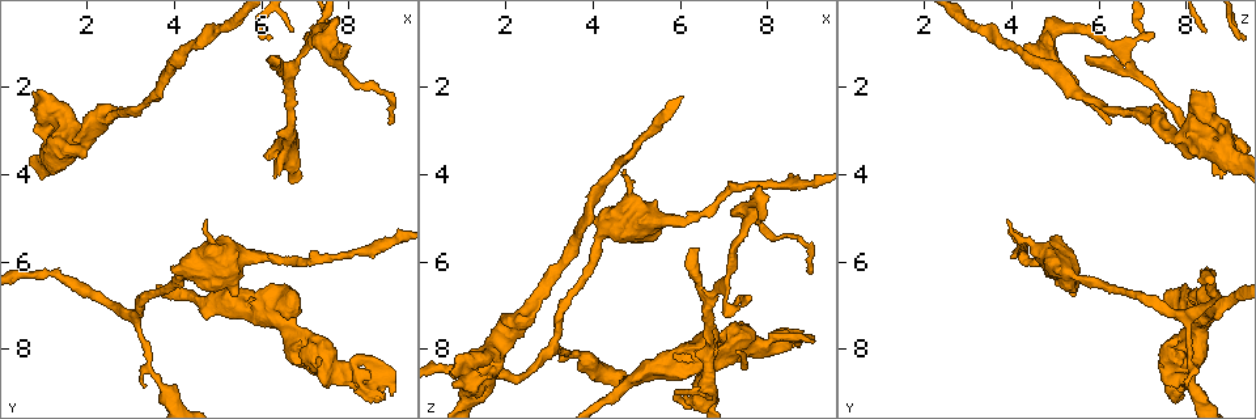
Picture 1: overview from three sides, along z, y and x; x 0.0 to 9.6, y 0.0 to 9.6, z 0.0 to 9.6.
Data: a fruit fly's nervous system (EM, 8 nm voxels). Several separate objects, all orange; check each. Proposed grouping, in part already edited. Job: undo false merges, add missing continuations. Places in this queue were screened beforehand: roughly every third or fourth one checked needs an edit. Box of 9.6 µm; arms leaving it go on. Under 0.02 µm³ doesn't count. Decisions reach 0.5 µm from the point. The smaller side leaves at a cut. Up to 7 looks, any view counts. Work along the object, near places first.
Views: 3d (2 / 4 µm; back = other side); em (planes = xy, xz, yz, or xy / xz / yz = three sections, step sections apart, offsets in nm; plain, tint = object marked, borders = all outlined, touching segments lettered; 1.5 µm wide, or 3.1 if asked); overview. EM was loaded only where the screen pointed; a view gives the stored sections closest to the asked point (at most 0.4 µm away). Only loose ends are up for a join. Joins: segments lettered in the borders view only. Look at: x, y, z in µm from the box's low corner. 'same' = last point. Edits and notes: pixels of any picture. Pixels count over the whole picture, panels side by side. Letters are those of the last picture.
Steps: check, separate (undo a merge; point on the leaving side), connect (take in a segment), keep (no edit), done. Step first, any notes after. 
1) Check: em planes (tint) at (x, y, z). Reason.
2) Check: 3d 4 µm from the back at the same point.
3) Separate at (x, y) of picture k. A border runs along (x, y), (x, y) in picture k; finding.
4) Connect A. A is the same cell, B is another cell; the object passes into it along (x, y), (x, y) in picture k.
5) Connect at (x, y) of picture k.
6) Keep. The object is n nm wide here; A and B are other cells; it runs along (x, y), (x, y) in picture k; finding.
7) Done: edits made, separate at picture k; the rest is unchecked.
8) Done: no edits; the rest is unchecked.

Check: em planes (plain) at (8.90, 2.90, 6.20). An open end.

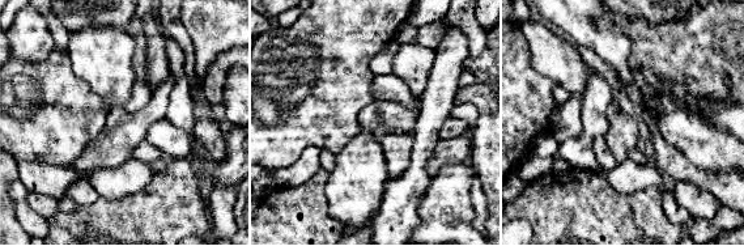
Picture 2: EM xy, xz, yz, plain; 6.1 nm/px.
Check: em planes (borders) at the same point. See the neighbours.

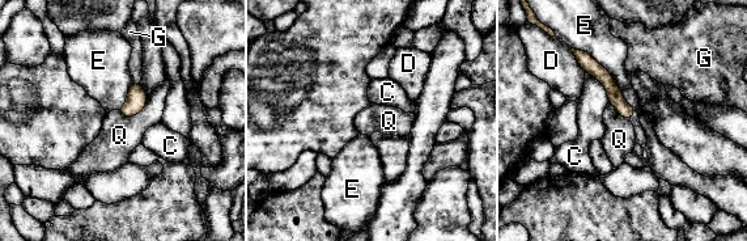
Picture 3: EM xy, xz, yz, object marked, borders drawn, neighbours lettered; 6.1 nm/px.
Keep. The object is 90 nm wide here; C, D, E, G and Q are other cells; it runs along (581, 59), (608, 83), (628, 114) in picture 3; none of them fits.

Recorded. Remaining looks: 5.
Check: em planes (borders) at (7.45, 0.75, 5.05). Sharp bend.

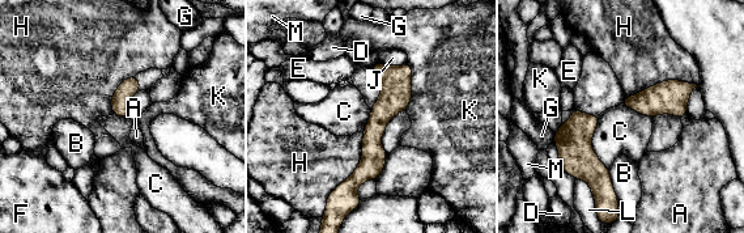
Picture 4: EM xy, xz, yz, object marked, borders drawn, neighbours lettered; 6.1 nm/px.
Keep. The longest contact is with H, 460 nm; A, B, C, D, E, F, G, H, J, K, L and M are other cells; all the same neuron.

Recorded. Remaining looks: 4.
Check: 3d 4 µm from the back at (9.10, 8.90, 7.75). An open end.

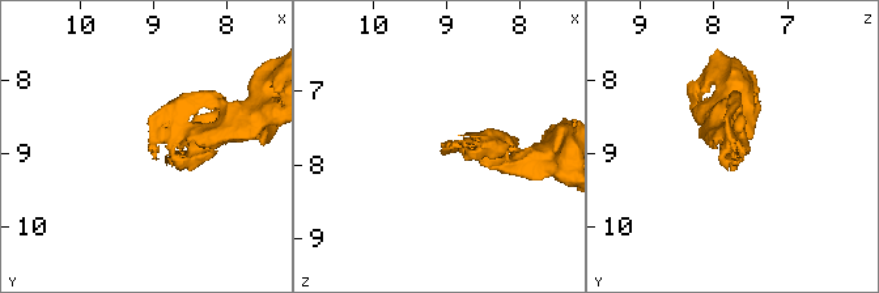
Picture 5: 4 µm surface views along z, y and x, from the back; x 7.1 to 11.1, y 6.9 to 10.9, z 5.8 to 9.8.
Check: em planes (borders) at (9.10, 8.95, 7.70).

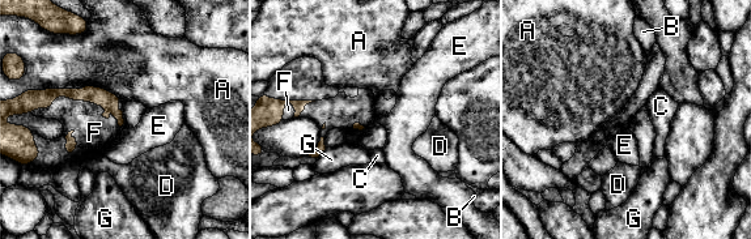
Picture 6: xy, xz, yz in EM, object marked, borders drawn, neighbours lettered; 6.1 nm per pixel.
Connect F. F is the same cell, A, B, C, D, E and G are other cells; the object passes into it along (42, 99), (77, 99), (94, 132) in picture 6; the neuron continues.

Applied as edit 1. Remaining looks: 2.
Done: edits made, connect at picture 6; the rest is unchecked.

